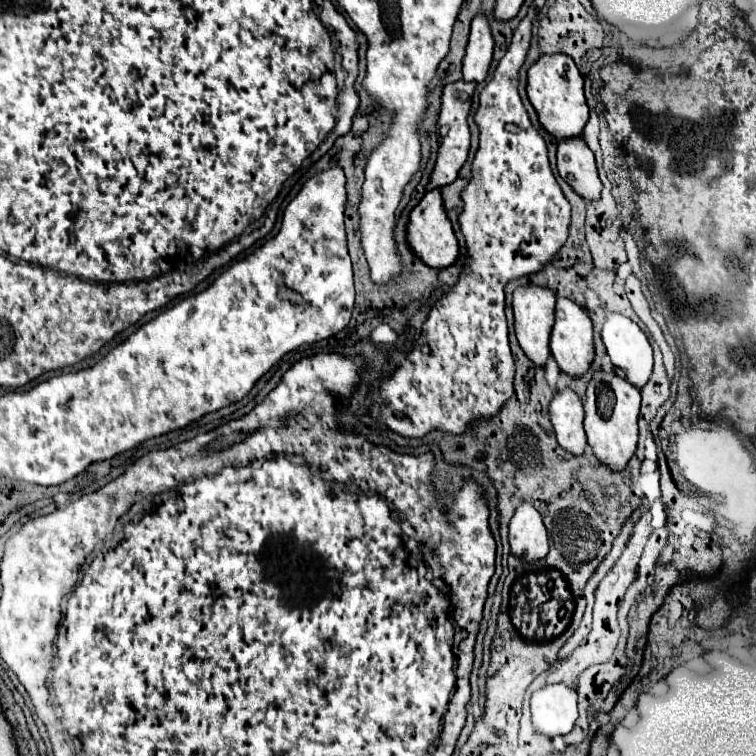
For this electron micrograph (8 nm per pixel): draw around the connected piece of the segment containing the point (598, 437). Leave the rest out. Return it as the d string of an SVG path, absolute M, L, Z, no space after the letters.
M598 370L588 382L586 400L584 400L584 430L588 444L594 454L614 470L622 470L628 460L634 456L638 442L638 416L640 416L640 390L630 384L626 378L618 378L614 372Z

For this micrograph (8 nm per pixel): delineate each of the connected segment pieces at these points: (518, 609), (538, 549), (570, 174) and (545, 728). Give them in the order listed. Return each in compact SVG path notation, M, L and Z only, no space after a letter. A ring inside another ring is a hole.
M554 568L540 570L540 572L528 572L516 578L512 592L510 592L510 616L514 620L514 626L524 638L546 642L550 638L556 638L562 634L574 616L576 600L570 592L568 580Z
M524 500L516 508L510 520L508 540L512 554L526 562L540 560L548 554L548 536L542 522L542 514L530 500Z
M582 136L558 142L558 172L582 198L598 198L602 184L598 180L594 154Z
M550 684L536 690L530 700L534 730L550 738L568 734L578 718L576 698L576 690L562 684Z

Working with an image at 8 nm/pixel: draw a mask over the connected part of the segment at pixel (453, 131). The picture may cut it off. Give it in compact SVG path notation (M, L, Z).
M450 82L444 86L442 92L442 108L438 116L438 134L440 134L440 150L438 150L438 160L432 172L432 178L426 186L426 190L434 190L440 186L446 186L458 178L460 168L464 166L470 150L470 128L468 128L468 112L472 104L472 94L474 94L476 82Z

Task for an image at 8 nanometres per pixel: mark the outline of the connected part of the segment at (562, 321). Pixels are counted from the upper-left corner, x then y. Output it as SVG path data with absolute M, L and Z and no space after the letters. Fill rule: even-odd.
M556 298L550 352L558 366L572 376L582 376L594 358L592 322L586 310L570 298Z

